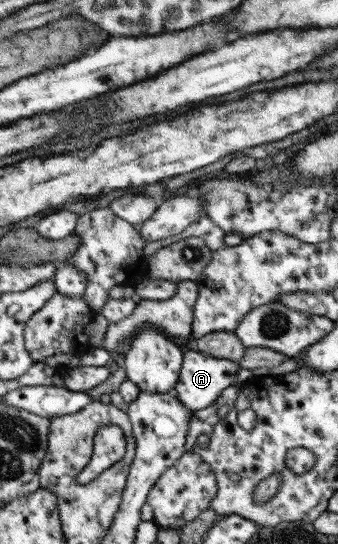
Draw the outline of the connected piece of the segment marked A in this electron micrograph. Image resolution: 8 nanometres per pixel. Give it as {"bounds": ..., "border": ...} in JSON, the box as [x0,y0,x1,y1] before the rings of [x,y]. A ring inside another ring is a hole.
{"bounds":[171,351,252,412],"border":[[[188,351],[182,354],[181,369],[177,383],[171,392],[175,393],[179,400],[189,412],[197,412],[210,406],[221,395],[221,391],[231,385],[241,385],[246,382],[252,373],[249,369],[243,369],[232,361],[212,358],[204,353]]]}

